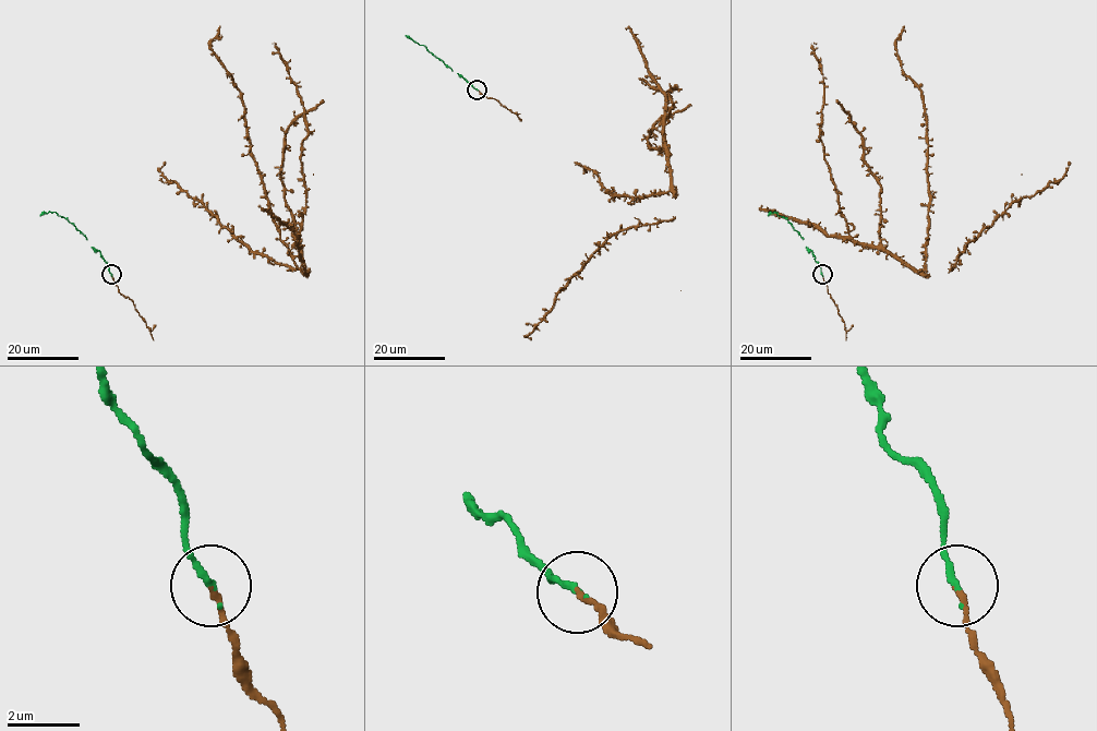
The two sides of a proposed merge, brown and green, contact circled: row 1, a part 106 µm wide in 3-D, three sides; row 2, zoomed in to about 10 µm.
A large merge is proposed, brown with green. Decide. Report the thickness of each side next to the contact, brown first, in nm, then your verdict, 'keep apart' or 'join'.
calibres 140 and 190 nm; join

